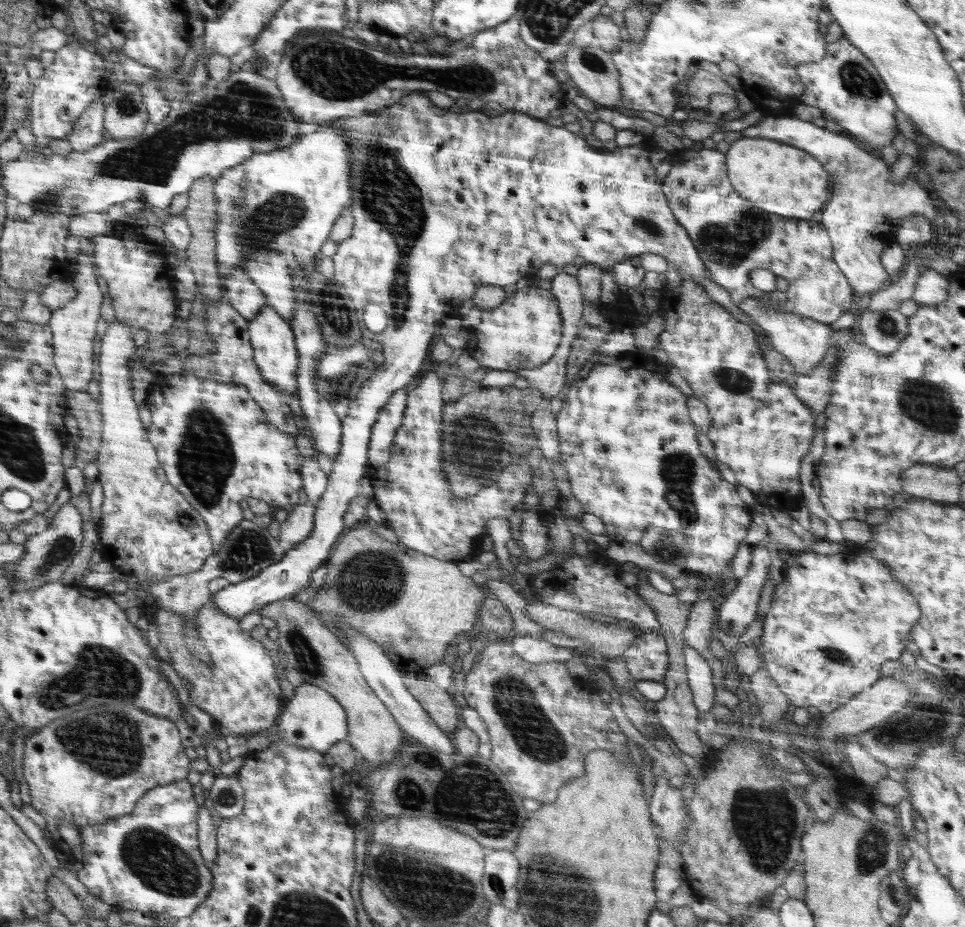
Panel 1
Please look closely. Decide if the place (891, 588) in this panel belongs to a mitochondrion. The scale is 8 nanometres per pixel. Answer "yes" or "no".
no

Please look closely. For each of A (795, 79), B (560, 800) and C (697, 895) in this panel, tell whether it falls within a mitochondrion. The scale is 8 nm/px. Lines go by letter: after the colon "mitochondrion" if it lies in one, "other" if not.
A: other
B: other
C: other

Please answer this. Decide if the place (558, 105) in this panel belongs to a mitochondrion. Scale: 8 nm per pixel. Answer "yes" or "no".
no

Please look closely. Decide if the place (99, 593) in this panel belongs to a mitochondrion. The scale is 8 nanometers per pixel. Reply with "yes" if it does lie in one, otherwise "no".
no

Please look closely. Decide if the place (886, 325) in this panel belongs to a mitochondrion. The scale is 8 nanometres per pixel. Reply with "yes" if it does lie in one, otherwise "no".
yes

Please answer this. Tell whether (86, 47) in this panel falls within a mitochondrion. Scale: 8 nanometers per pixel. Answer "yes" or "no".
no

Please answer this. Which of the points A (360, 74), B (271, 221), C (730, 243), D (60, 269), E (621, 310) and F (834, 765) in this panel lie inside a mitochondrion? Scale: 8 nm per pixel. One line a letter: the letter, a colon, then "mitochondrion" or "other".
A: mitochondrion
B: mitochondrion
C: mitochondrion
D: other
E: other
F: other

